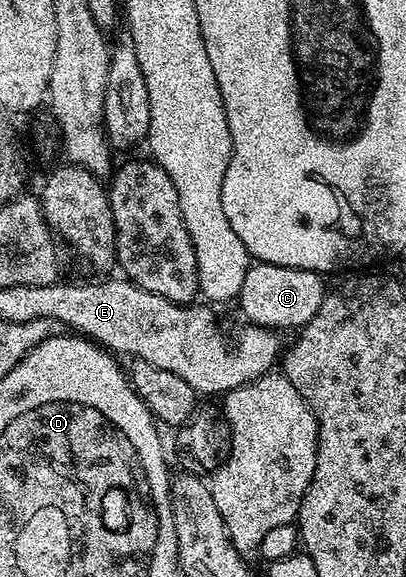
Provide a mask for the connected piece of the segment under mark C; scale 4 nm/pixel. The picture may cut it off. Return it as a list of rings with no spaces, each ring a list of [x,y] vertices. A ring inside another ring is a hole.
[[[260,262],[250,263],[247,278],[243,278],[243,290],[239,297],[241,312],[250,324],[258,324],[261,328],[282,330],[293,328],[300,330],[311,318],[315,318],[315,310],[323,302],[327,291],[322,277],[311,270],[288,268]]]

